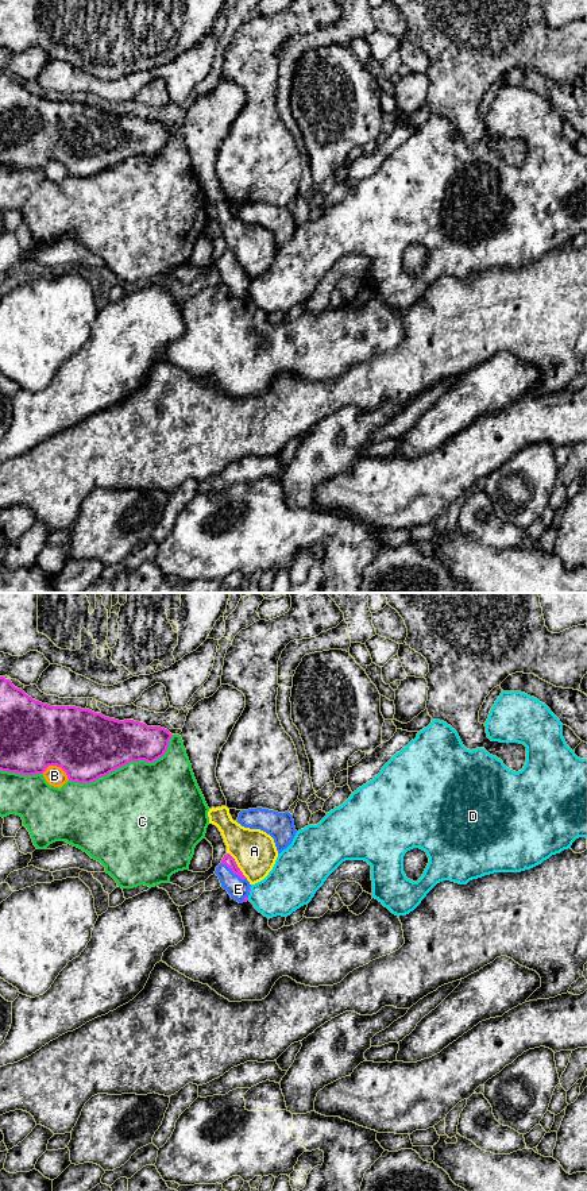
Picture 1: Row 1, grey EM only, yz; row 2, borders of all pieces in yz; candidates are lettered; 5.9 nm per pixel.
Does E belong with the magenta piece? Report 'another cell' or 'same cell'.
same cell

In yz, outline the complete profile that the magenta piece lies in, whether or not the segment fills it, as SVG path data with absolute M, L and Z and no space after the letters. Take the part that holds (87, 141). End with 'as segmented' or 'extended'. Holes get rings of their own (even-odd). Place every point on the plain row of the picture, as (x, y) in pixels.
M0 72L0 165L20 170L43 169L49 161L61 162L67 174L90 178L130 157L154 158L167 146L171 128L161 122L147 122L134 115L119 116L76 101L51 101L28 92L9 74Z | as segmented

